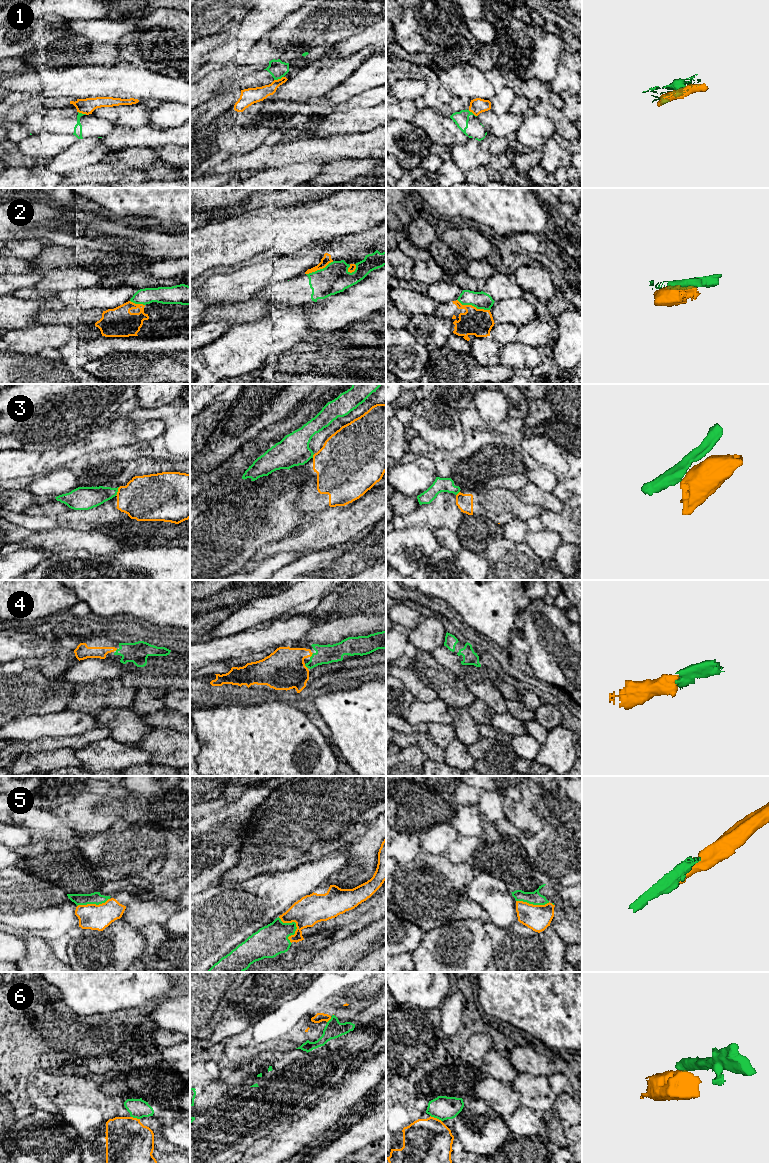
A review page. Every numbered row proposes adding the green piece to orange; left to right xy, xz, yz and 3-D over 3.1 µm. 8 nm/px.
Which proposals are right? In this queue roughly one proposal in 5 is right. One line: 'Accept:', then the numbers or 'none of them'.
Accept: 4

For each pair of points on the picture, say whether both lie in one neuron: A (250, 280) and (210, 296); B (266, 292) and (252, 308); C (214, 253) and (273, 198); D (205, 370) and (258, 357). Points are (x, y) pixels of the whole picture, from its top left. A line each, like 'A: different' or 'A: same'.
A: same
B: different
C: different
D: same

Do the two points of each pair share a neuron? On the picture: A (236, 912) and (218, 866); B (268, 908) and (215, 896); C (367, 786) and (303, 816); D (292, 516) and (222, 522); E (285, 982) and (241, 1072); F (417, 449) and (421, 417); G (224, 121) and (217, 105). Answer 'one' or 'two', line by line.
A: two
B: one
C: one
D: one
E: two
F: two
G: two

